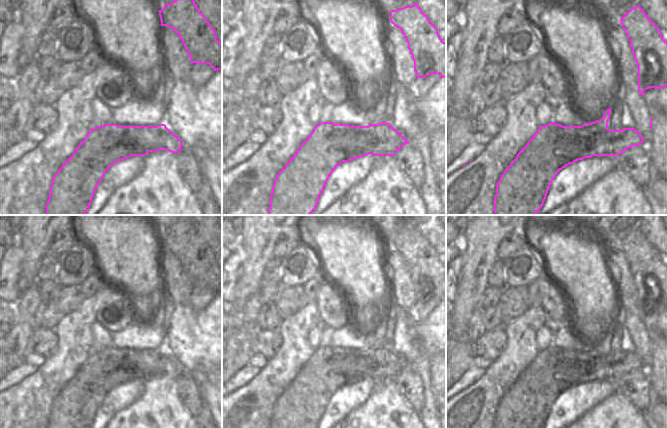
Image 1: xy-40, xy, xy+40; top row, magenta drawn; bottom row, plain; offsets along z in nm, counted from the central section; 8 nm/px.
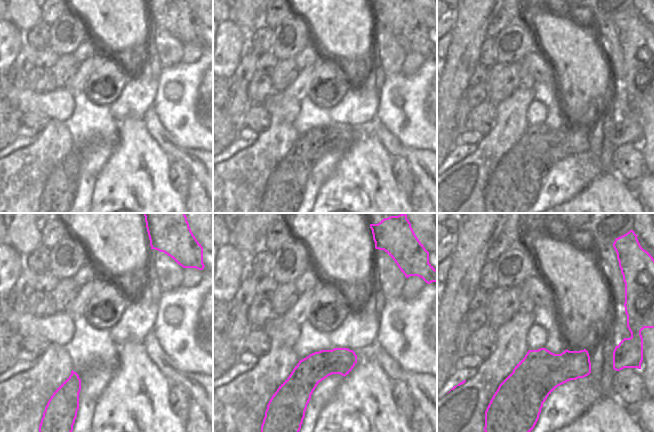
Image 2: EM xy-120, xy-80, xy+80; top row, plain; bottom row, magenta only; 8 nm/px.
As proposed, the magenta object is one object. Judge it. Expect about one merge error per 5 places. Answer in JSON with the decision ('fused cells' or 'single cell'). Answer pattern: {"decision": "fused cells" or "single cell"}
{"decision": "fused cells"}

